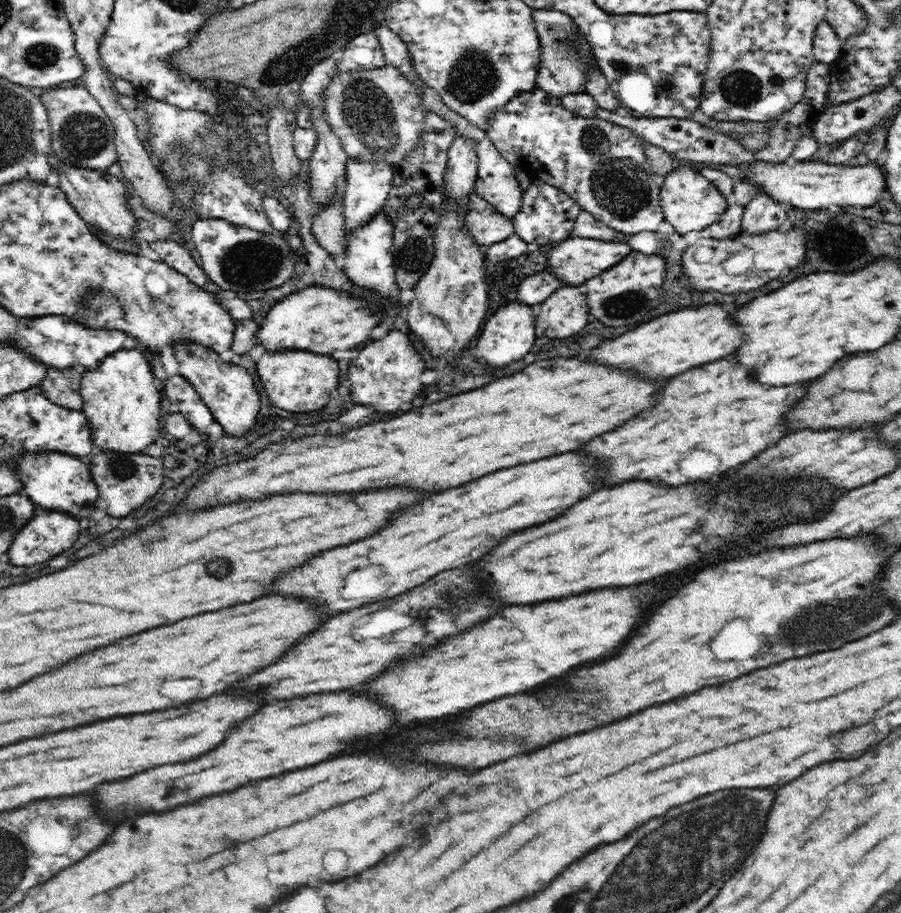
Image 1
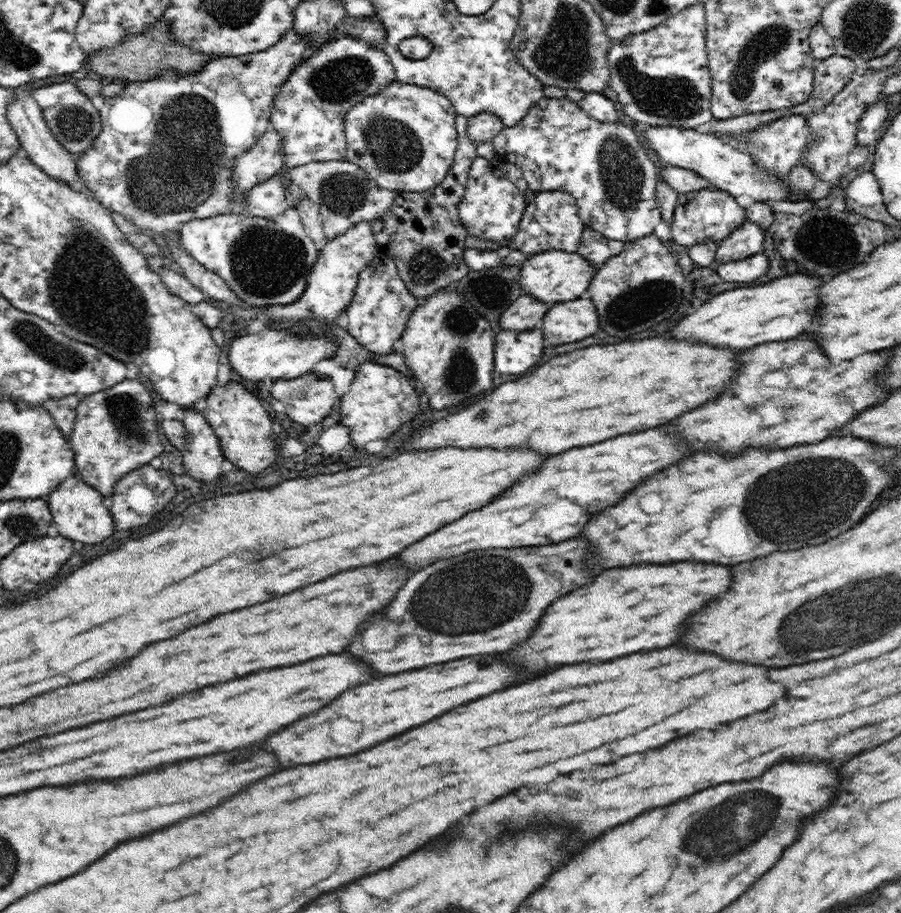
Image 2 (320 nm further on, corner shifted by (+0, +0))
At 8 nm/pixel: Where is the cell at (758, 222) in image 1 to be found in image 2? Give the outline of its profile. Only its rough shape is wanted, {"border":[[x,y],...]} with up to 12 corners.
{"border":[[744,221],[718,248],[712,267],[761,252],[765,229]]}

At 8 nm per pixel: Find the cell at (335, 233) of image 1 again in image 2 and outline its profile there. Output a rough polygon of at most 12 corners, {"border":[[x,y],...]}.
{"border":[[350,161],[285,172],[319,207],[329,240],[394,202]]}

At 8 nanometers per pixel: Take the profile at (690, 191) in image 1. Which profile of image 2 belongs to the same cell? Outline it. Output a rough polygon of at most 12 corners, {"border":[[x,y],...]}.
{"border":[[726,191],[680,194],[672,239],[722,242],[745,221]]}

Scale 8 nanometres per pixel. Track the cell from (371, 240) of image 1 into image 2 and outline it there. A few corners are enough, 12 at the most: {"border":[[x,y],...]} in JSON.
{"border":[[379,252],[360,272],[348,332],[387,355],[420,301]]}

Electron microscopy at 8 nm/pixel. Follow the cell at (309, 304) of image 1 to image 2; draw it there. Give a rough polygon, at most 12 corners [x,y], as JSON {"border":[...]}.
{"border":[[265,328],[231,336],[224,360],[253,384],[330,359],[331,336]]}

